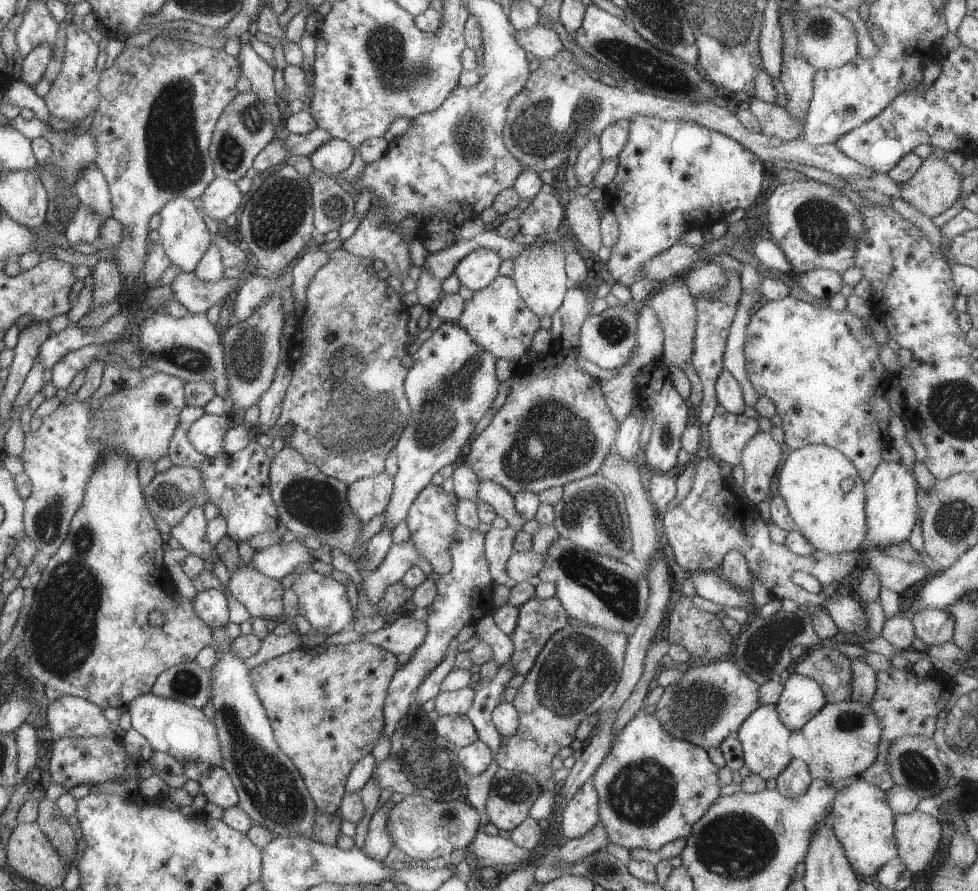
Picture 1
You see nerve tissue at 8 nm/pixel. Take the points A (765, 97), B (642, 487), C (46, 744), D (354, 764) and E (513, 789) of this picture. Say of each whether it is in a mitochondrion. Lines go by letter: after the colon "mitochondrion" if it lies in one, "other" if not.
A: other
B: other
C: other
D: other
E: mitochondrion

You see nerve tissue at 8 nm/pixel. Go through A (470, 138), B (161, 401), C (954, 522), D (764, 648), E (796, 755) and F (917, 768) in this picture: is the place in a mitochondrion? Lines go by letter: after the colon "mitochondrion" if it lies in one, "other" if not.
A: mitochondrion
B: mitochondrion
C: mitochondrion
D: mitochondrion
E: other
F: mitochondrion

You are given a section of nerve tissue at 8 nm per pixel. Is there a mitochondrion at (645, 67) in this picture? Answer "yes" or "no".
yes

